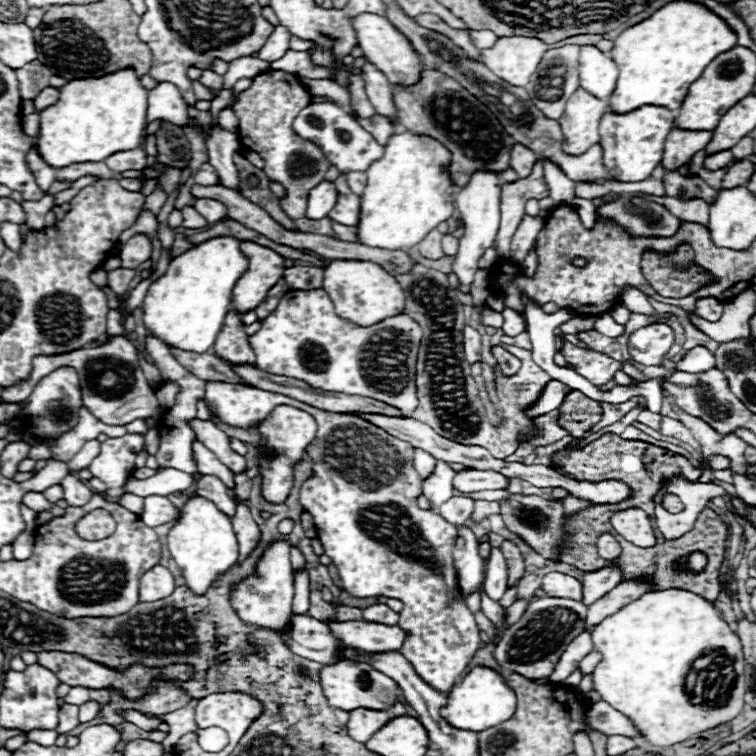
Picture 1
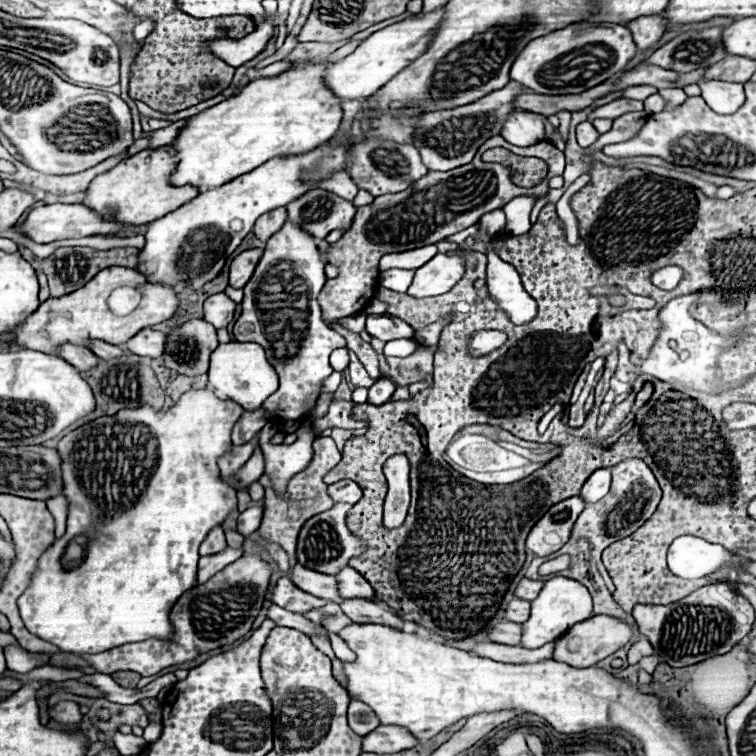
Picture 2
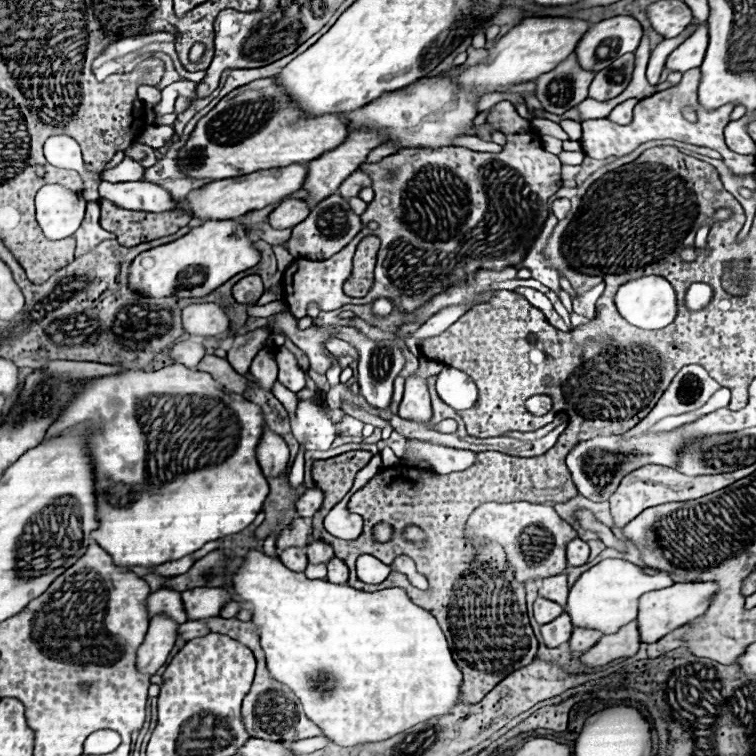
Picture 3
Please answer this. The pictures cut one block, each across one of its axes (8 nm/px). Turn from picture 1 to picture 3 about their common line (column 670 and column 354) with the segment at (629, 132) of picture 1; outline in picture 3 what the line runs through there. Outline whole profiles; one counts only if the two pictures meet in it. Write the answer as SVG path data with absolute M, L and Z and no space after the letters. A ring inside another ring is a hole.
M526 18L522 24L514 26L508 34L494 42L488 50L490 56L484 64L468 70L448 70L436 78L422 78L414 84L398 90L386 92L372 104L346 112L350 120L350 130L372 128L390 130L390 140L398 140L402 148L440 148L450 146L454 136L464 134L472 128L470 122L476 118L476 100L480 96L494 92L500 86L536 80L540 74L550 72L560 62L564 62L578 46L580 38L592 28L592 22L580 18ZM478 90L478 96L472 94Z

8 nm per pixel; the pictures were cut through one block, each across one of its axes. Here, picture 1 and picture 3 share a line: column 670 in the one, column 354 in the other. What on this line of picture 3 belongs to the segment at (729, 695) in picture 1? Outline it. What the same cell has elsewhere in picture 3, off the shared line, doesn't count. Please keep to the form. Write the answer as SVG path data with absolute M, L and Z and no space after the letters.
M250 550L242 562L242 566L232 574L232 586L234 586L234 594L246 604L246 608L252 610L252 624L258 626L258 636L260 636L260 646L266 654L266 662L268 662L268 672L272 676L272 680L288 686L298 700L304 706L306 716L324 730L324 736L328 740L332 740L338 746L356 746L356 744L366 744L366 742L380 742L380 740L388 740L390 736L396 736L398 732L404 732L408 728L412 728L414 724L426 722L434 716L442 716L446 712L452 710L452 706L458 704L458 696L460 696L460 684L462 684L462 672L456 668L452 654L448 650L448 642L440 630L440 626L436 624L436 618L422 610L420 606L412 604L412 600L406 596L406 592L402 588L386 588L386 590L378 590L378 592L364 592L364 590L356 590L350 588L346 584L332 584L328 580L310 580L304 576L304 572L292 572L288 568L284 568L284 564L280 564L278 558L272 558L264 552L258 550Z

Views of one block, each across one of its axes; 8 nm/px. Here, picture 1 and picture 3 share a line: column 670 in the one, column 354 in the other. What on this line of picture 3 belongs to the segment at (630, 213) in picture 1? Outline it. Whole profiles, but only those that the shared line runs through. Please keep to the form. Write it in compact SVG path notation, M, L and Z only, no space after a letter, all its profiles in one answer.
M332 194L324 200L320 200L320 204L316 204L316 208L310 210L310 216L292 228L292 236L288 238L286 248L294 258L324 260L324 258L334 256L336 252L340 252L360 230L362 230L360 216L356 216L350 210L348 200L344 200L338 194Z

